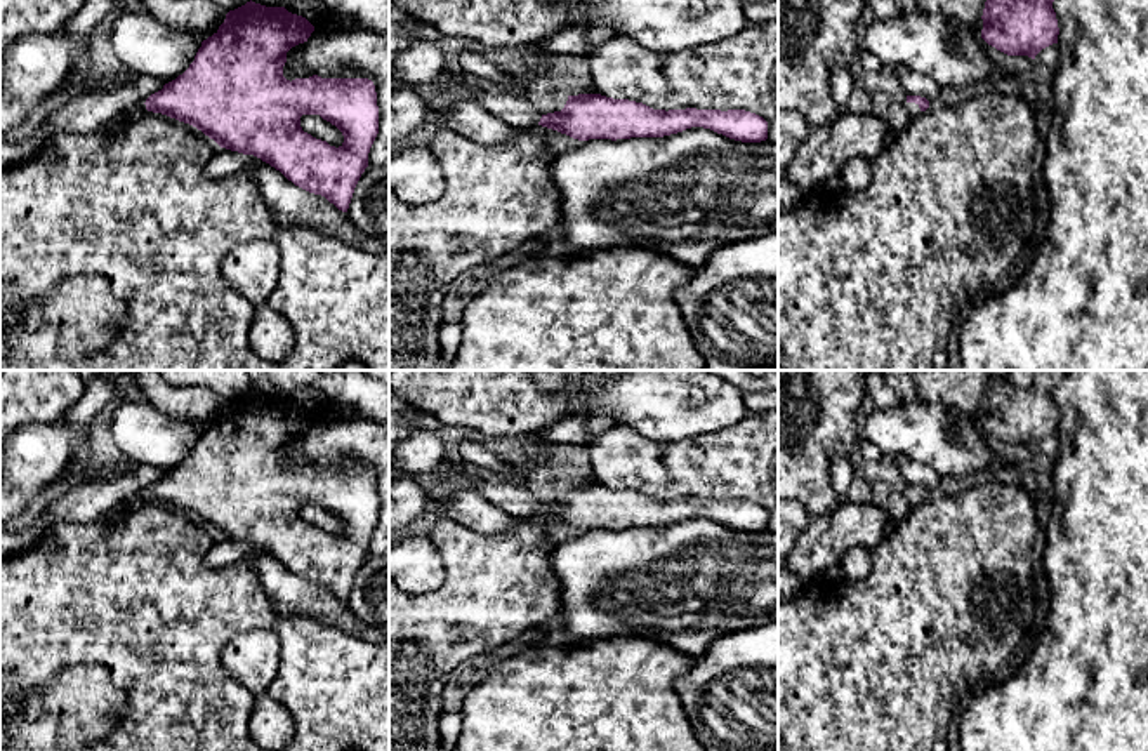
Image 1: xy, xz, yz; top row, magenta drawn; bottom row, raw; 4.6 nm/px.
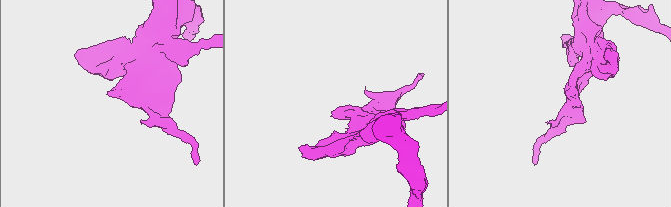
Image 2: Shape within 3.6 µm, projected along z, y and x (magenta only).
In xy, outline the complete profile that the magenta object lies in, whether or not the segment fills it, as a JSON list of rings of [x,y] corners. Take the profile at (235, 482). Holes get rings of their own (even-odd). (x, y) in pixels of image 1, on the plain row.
[[[255,391],[229,400],[219,419],[201,431],[195,450],[175,469],[163,475],[104,515],[111,520],[148,501],[189,513],[214,528],[221,537],[254,544],[280,560],[295,575],[325,586],[347,601],[354,577],[368,556],[368,542],[379,523],[375,475],[368,468],[309,468],[287,469],[287,442],[307,431],[314,415],[285,396],[266,396]],[[302,504],[320,504],[335,515],[344,532],[335,537],[300,516]]]

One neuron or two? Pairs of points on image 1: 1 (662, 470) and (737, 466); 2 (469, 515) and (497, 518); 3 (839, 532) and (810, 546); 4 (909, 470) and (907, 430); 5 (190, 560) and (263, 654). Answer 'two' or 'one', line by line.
1: one
2: one
3: one
4: two
5: two

